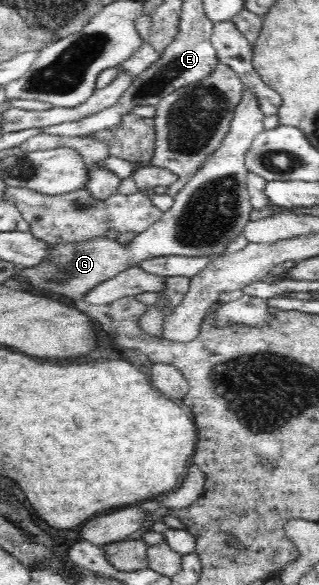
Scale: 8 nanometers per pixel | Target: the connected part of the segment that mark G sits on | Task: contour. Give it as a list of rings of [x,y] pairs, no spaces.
[[[243,87],[243,99],[237,105],[230,131],[222,144],[205,158],[193,177],[173,196],[172,207],[153,223],[150,232],[121,245],[117,239],[97,237],[93,241],[57,243],[51,245],[49,257],[35,267],[18,267],[26,288],[36,293],[77,301],[98,283],[115,277],[144,259],[163,256],[205,257],[222,256],[231,241],[235,241],[250,221],[253,209],[247,192],[244,159],[253,140],[265,130],[264,117],[257,98]]]

